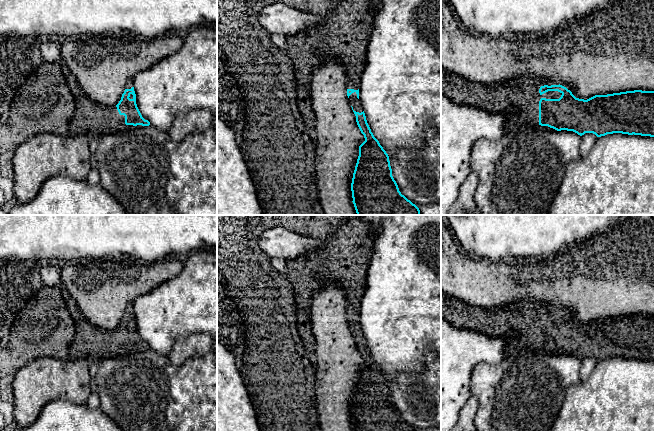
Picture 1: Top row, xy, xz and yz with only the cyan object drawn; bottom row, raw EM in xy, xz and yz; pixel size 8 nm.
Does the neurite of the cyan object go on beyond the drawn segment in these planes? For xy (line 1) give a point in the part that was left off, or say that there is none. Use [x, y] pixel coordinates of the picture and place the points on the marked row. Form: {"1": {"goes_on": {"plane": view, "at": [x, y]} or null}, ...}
{"1": {"goes_on": {"plane": "xy", "at": [129, 85]}}}

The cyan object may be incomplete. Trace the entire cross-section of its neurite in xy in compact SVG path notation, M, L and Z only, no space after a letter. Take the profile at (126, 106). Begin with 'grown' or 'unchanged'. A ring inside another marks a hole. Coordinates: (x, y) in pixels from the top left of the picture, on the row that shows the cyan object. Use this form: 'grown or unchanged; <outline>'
grown; M132 79L126 84L124 93L122 94L121 100L116 105L117 110L120 115L125 116L126 125L142 125L149 126L150 122L145 120L136 104L136 94L133 87Z

